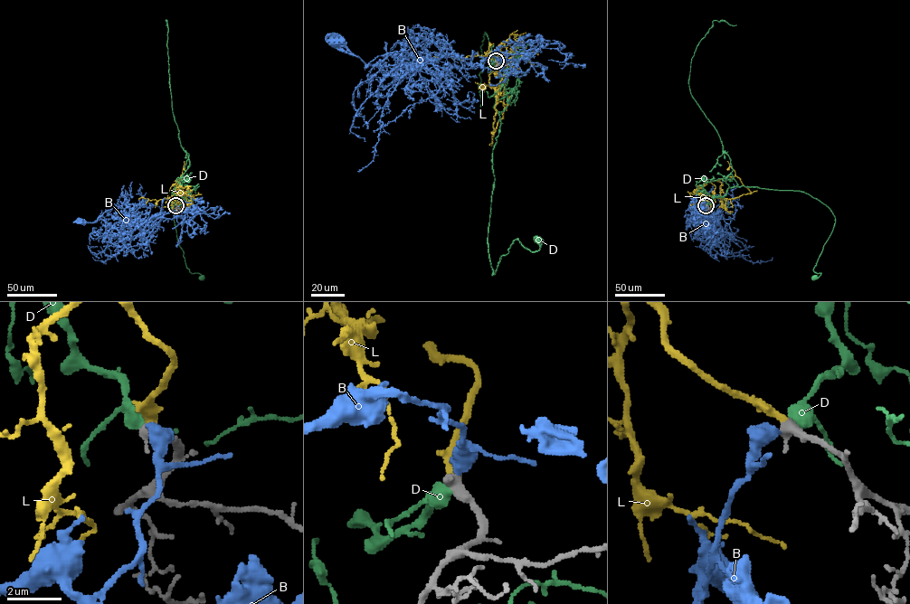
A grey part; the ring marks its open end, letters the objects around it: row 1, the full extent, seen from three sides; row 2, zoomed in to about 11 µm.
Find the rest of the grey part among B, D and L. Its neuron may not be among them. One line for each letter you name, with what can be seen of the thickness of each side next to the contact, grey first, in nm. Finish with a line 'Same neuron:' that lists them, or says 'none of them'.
L: 480 nm thick on the grey side, 400 nm on the other
Same neuron: L

